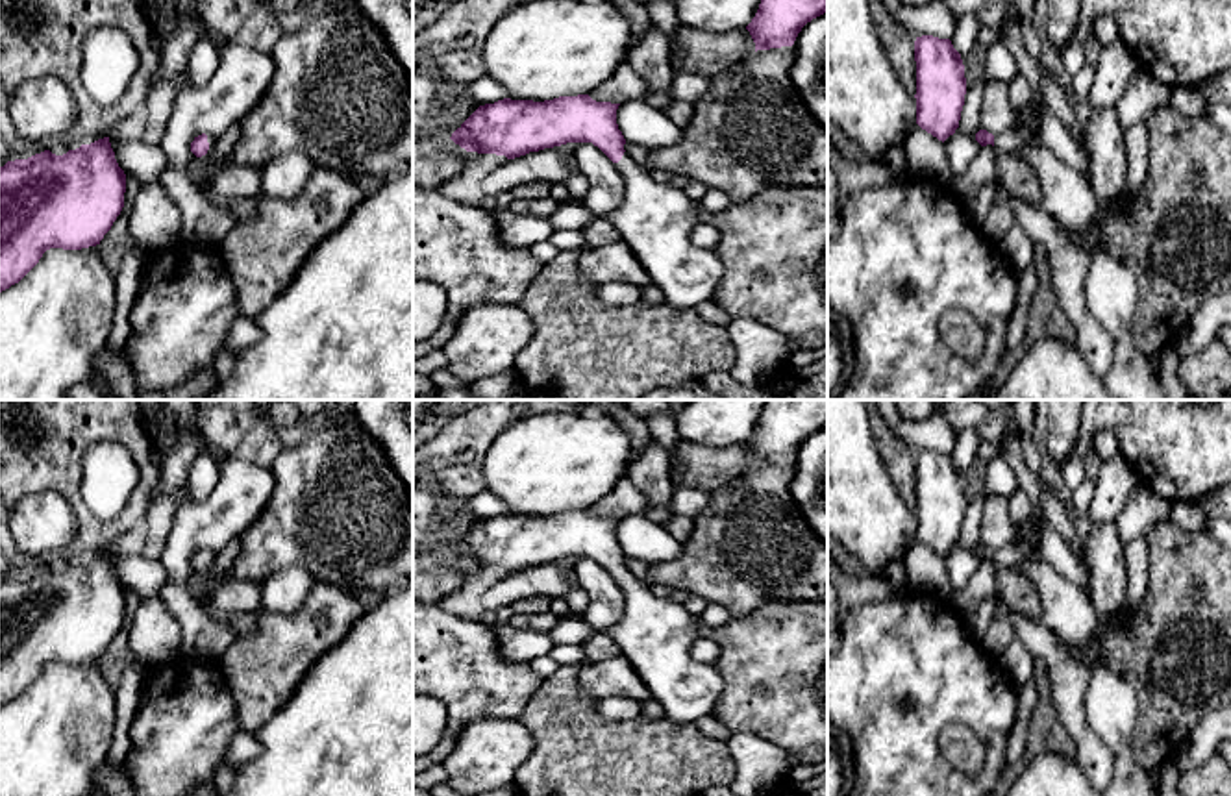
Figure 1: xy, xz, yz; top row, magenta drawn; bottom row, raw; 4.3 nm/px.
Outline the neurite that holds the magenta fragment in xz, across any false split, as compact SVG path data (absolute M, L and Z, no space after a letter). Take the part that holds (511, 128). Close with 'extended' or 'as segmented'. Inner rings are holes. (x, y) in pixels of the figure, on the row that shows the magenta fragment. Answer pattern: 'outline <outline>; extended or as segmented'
outline M589 94L544 102L504 98L479 106L450 139L466 152L507 159L566 143L598 146L626 181L624 204L602 218L620 231L666 305L694 309L713 298L724 274L722 261L715 250L690 241L702 218L681 181L659 183L626 154L616 124L618 106Z; extended

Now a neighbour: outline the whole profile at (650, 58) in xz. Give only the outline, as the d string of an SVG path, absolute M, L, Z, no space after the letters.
M652 24L628 52L626 61L650 87L644 102L665 111L672 102L668 87L676 72L670 63L670 39Z

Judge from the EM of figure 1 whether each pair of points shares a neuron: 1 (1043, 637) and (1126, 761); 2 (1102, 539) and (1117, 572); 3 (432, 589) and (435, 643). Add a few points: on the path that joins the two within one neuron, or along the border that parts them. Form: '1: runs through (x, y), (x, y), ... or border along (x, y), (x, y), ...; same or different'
1: border along (1091, 671), (1085, 717), (1091, 730), (1102, 741); different
2: runs through (1104, 547), (1109, 565); same
3: border along (432, 604), (435, 606); different

